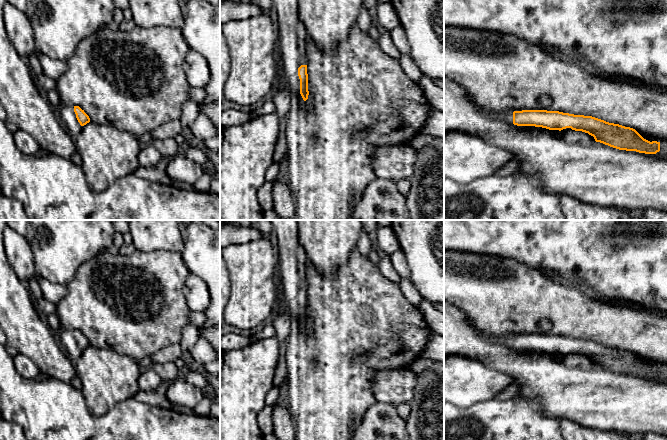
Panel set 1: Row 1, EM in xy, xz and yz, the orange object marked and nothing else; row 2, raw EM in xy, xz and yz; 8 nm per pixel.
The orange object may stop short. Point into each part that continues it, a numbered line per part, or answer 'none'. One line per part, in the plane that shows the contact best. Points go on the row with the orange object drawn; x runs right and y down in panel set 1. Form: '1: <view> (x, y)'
1: xz (292, 35)

